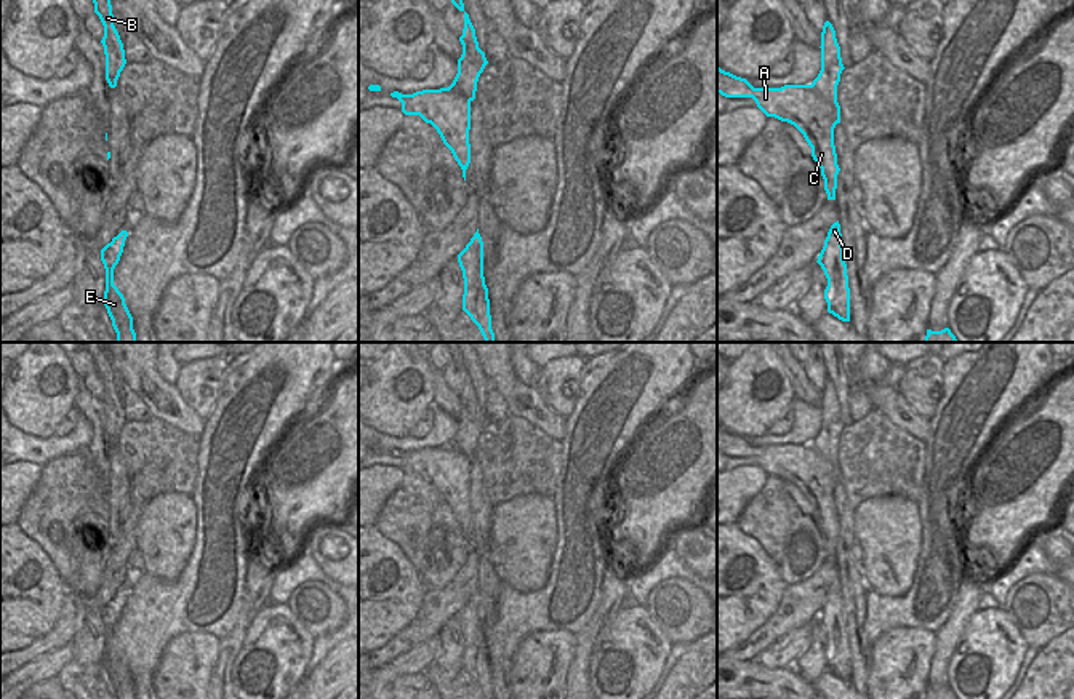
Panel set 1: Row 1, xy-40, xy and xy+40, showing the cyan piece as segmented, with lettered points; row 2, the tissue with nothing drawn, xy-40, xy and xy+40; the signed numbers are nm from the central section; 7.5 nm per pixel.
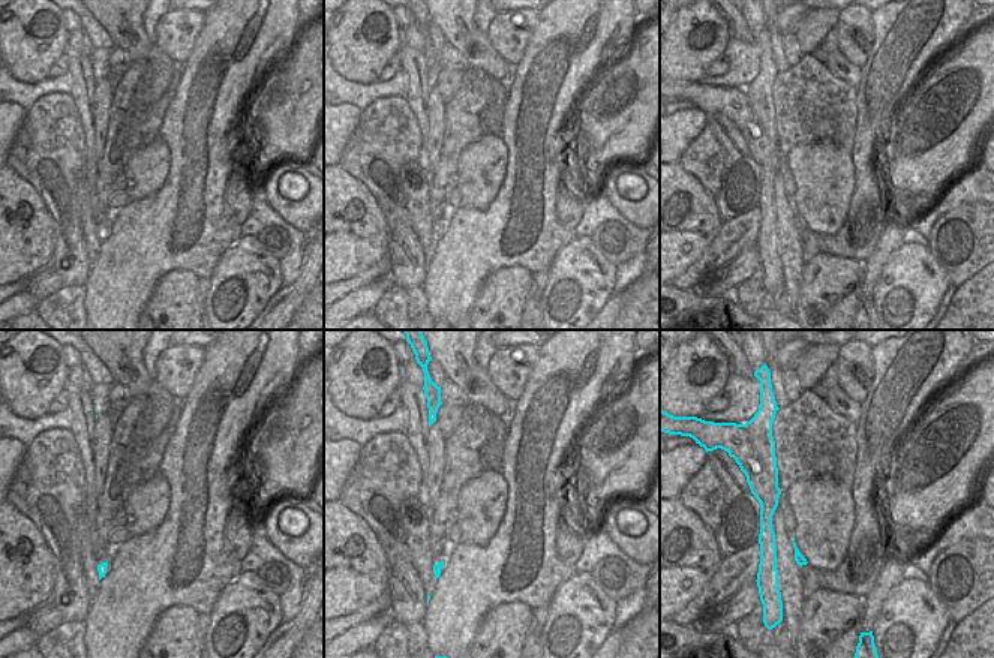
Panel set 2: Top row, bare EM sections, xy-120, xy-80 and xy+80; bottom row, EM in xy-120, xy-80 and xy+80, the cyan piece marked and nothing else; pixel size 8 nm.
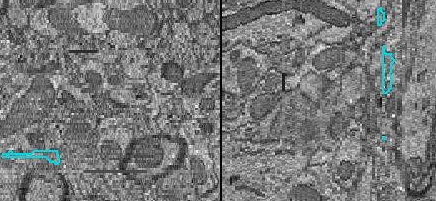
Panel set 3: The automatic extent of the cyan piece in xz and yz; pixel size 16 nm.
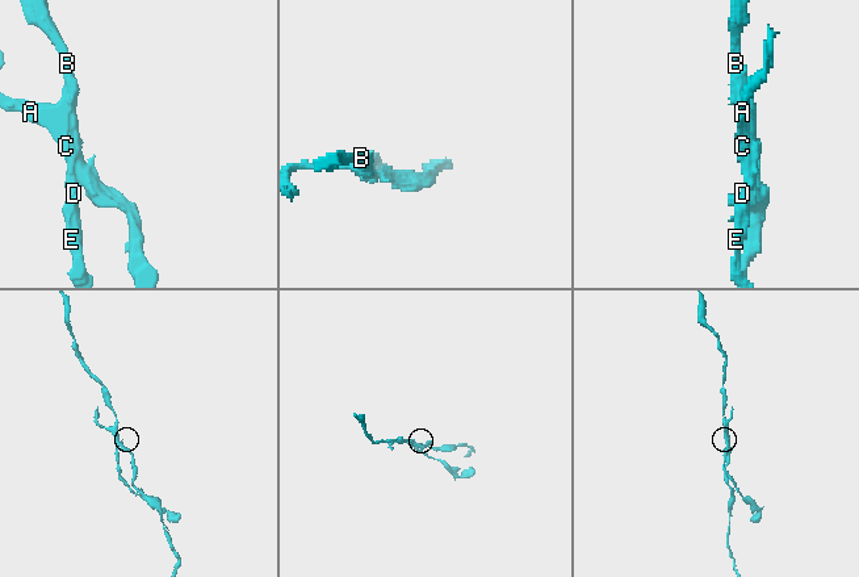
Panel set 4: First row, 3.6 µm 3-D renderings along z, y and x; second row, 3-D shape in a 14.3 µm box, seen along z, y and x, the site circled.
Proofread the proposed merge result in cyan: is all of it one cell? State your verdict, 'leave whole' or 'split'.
split

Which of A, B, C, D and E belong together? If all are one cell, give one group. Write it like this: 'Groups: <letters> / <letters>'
Groups: A C D E / B

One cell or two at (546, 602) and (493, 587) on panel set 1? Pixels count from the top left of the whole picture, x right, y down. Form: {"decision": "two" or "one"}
{"decision": "two"}

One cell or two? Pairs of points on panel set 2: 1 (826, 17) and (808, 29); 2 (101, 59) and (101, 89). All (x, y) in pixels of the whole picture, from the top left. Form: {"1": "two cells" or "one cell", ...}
{"1": "one cell", "2": "two cells"}

